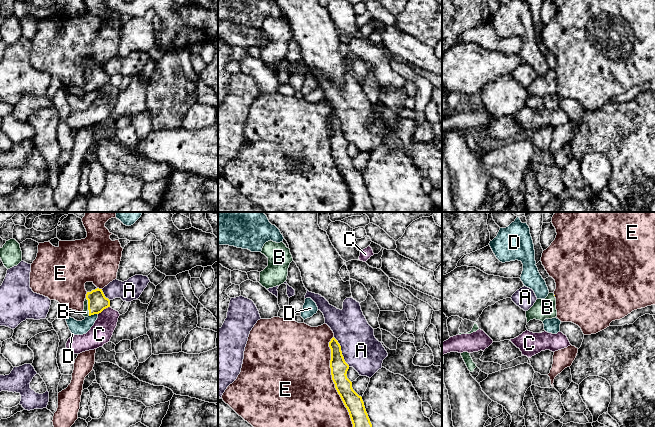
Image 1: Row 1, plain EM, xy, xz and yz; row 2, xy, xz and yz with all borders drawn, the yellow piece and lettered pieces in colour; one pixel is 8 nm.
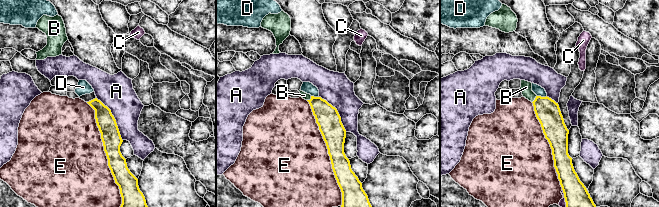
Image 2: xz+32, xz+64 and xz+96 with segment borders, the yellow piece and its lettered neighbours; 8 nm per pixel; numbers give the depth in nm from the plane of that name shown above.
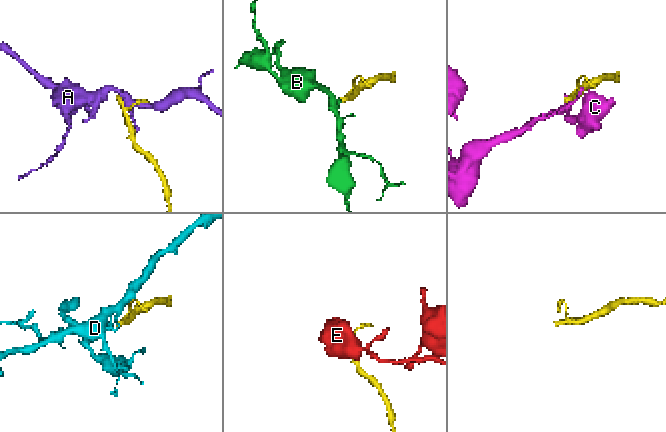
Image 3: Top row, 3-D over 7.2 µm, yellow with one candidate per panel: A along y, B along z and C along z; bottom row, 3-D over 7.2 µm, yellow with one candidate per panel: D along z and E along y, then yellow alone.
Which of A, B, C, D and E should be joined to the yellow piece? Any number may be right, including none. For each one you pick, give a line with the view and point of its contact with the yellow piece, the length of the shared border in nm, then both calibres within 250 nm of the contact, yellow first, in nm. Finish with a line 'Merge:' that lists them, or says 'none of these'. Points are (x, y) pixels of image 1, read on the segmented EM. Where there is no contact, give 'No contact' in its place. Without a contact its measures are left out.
B: Touches yellow at xy (88, 307). Shared border 150 nm. Thickness 160 nm (yellow) against 60 nm
Merge: B

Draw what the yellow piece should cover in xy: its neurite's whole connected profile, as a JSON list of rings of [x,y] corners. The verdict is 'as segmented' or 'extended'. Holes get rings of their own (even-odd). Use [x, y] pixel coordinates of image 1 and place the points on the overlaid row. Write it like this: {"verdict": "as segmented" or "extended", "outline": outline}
{"verdict": "extended", "outline": [[[97,288],[91,292],[87,292],[84,301],[84,310],[81,314],[84,317],[88,317],[99,314],[108,307],[110,307],[110,300],[105,297],[102,289]]]}

